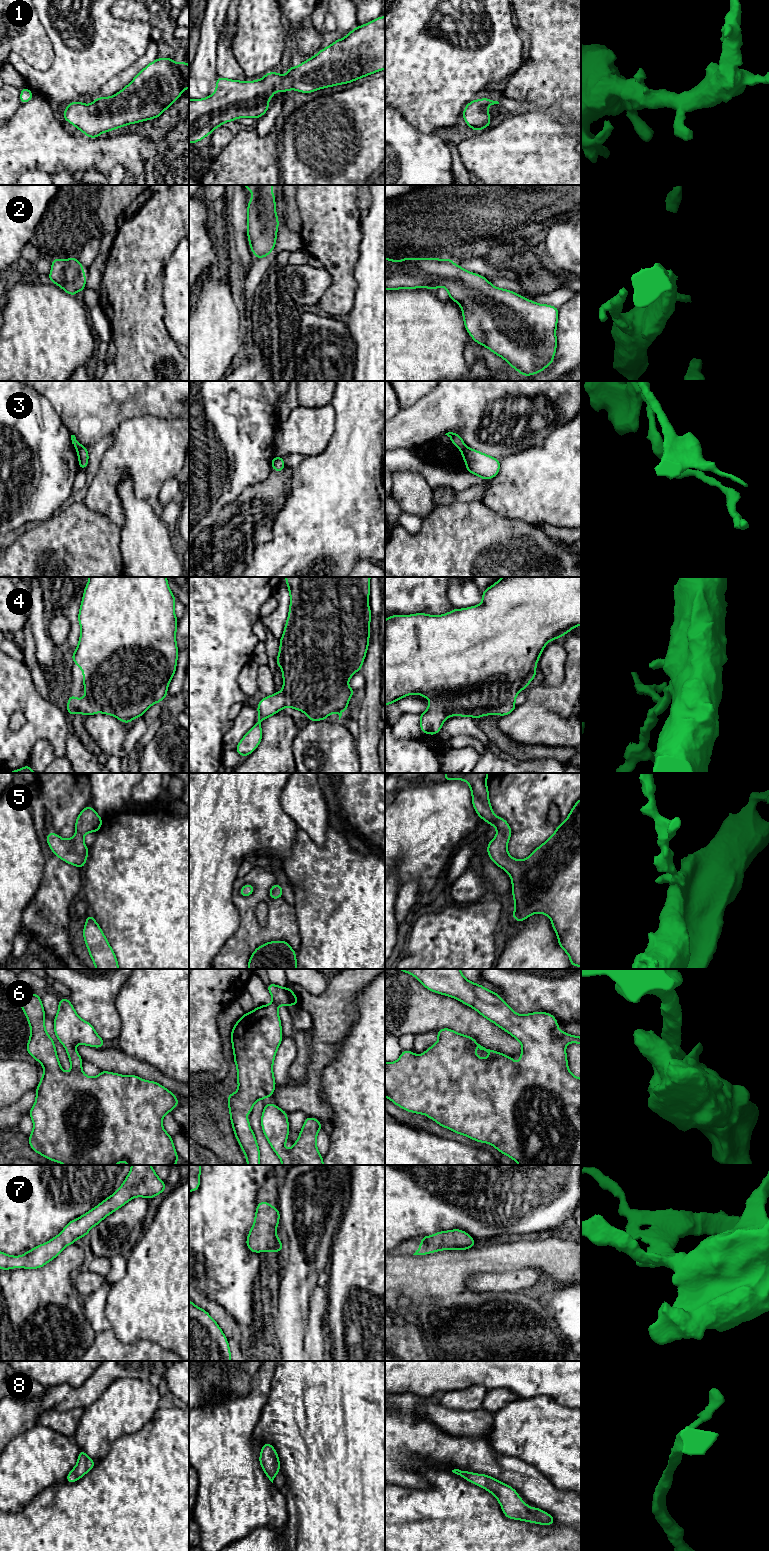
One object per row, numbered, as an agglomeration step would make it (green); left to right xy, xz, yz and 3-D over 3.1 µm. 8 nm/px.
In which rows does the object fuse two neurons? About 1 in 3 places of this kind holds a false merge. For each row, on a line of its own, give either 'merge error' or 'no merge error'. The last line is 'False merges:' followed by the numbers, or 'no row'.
1: no merge error
2: no merge error
3: merge error
4: no merge error
5: no merge error
6: no merge error
7: no merge error
8: no merge error
False merges: 3

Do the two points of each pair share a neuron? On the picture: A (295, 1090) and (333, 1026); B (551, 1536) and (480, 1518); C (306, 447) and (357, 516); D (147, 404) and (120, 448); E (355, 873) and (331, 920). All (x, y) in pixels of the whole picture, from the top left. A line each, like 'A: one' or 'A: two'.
A: one
B: one
C: two
D: two
E: one

